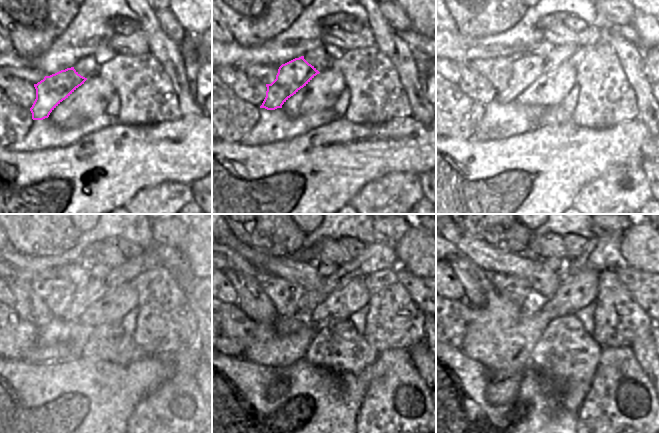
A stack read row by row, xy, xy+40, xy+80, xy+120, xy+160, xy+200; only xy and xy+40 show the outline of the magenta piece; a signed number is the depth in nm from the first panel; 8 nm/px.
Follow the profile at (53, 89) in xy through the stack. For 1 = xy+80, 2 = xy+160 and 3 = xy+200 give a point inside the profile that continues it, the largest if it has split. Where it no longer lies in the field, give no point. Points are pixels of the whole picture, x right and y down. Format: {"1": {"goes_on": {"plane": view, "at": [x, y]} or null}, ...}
{"1": {"goes_on": {"plane": "xy+80", "at": [526, 68]}}, "2": {"goes_on": {"plane": "xy+160", "at": [378, 255]}}, "3": {"goes_on": {"plane": "xy+200", "at": [603, 253]}}}

